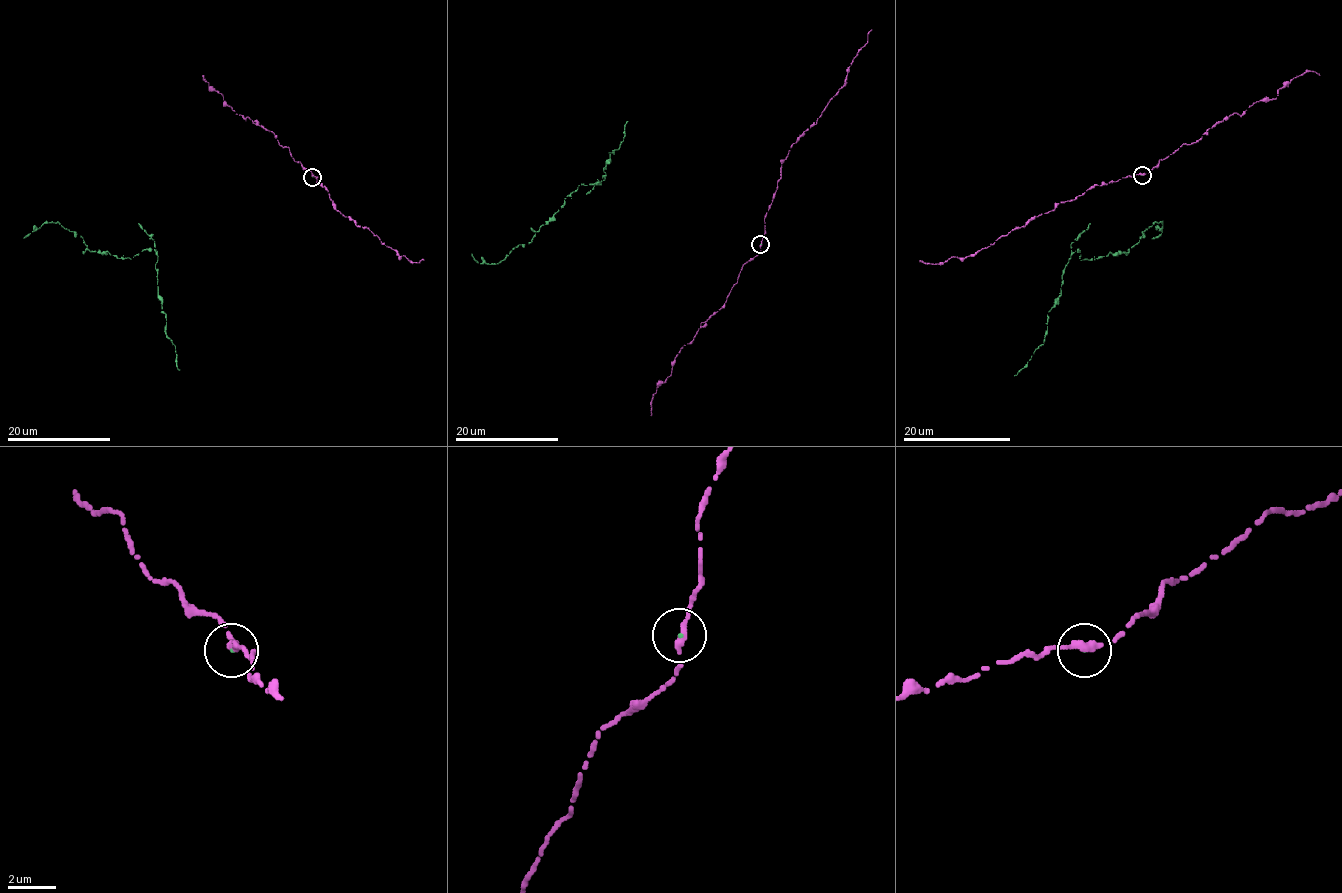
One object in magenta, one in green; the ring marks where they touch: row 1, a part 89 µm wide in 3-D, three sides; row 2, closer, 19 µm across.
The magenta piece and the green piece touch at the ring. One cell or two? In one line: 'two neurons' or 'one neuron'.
one neuron

